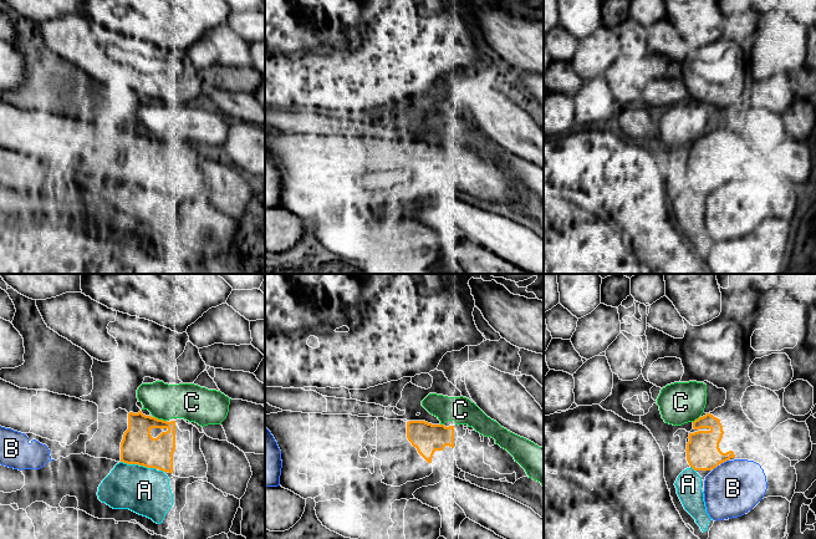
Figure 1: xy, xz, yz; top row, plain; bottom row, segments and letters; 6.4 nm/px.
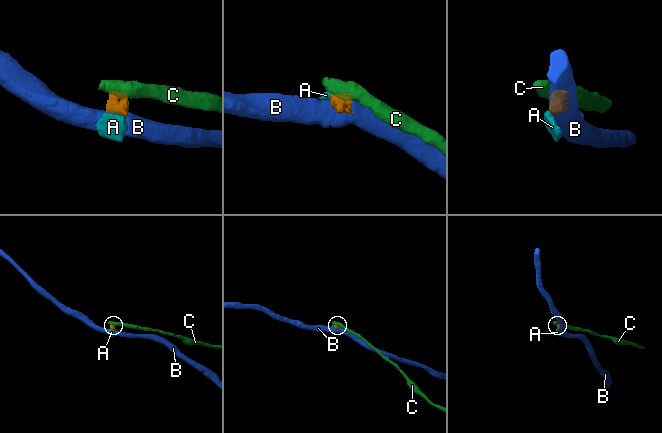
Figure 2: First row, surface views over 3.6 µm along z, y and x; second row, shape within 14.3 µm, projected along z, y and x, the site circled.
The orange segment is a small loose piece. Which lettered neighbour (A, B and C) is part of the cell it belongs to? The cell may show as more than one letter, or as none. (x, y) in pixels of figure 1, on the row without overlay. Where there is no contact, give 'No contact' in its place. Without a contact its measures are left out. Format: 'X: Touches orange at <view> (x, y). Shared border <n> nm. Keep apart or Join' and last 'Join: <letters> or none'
A: Touches orange at xy (138, 186). Shared border 240 nm. Keep apart
B: Touches orange at yz (724, 182). Shared border 70 nm. Keep apart
C: Touches orange at xy (159, 141). Shared border 90 nm. Keep apart
Join: none

